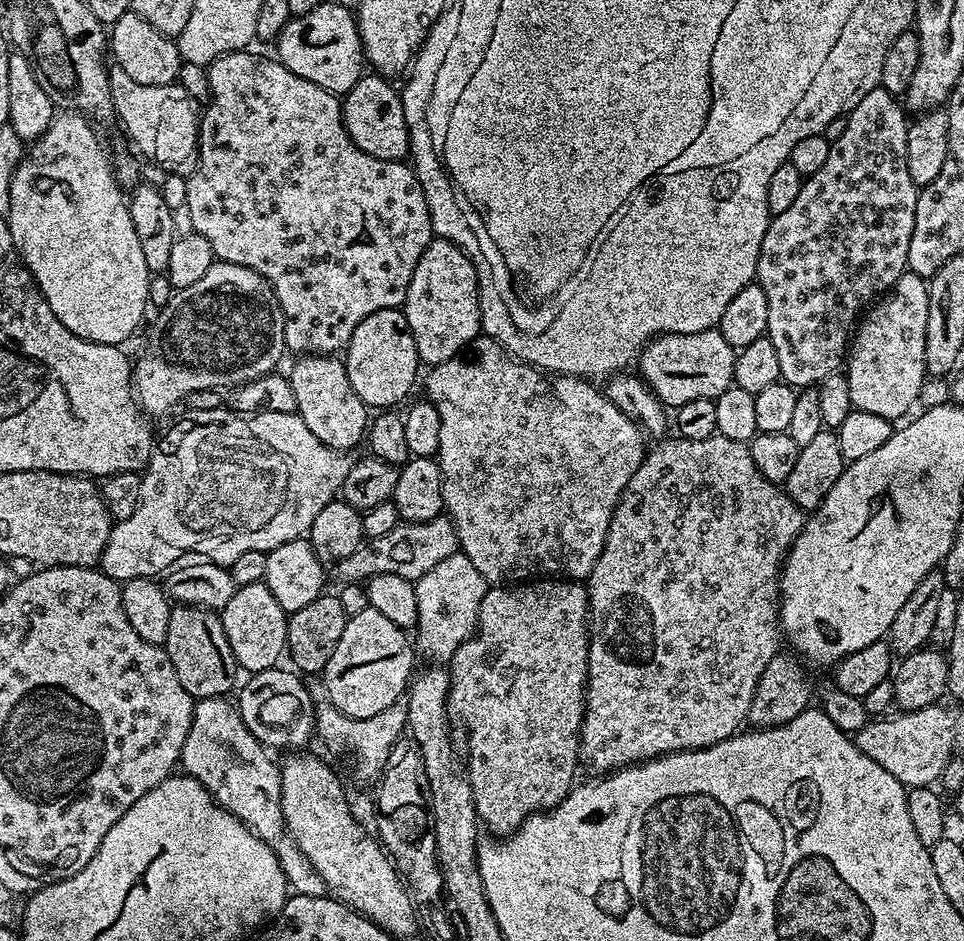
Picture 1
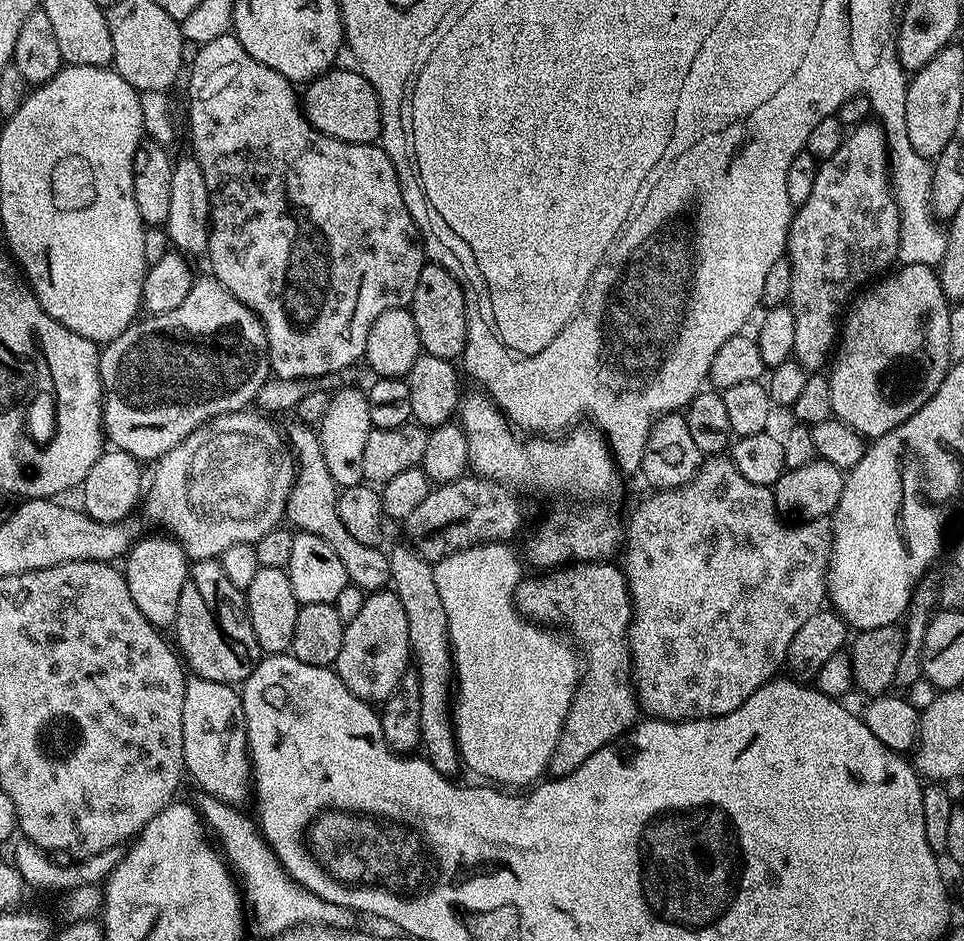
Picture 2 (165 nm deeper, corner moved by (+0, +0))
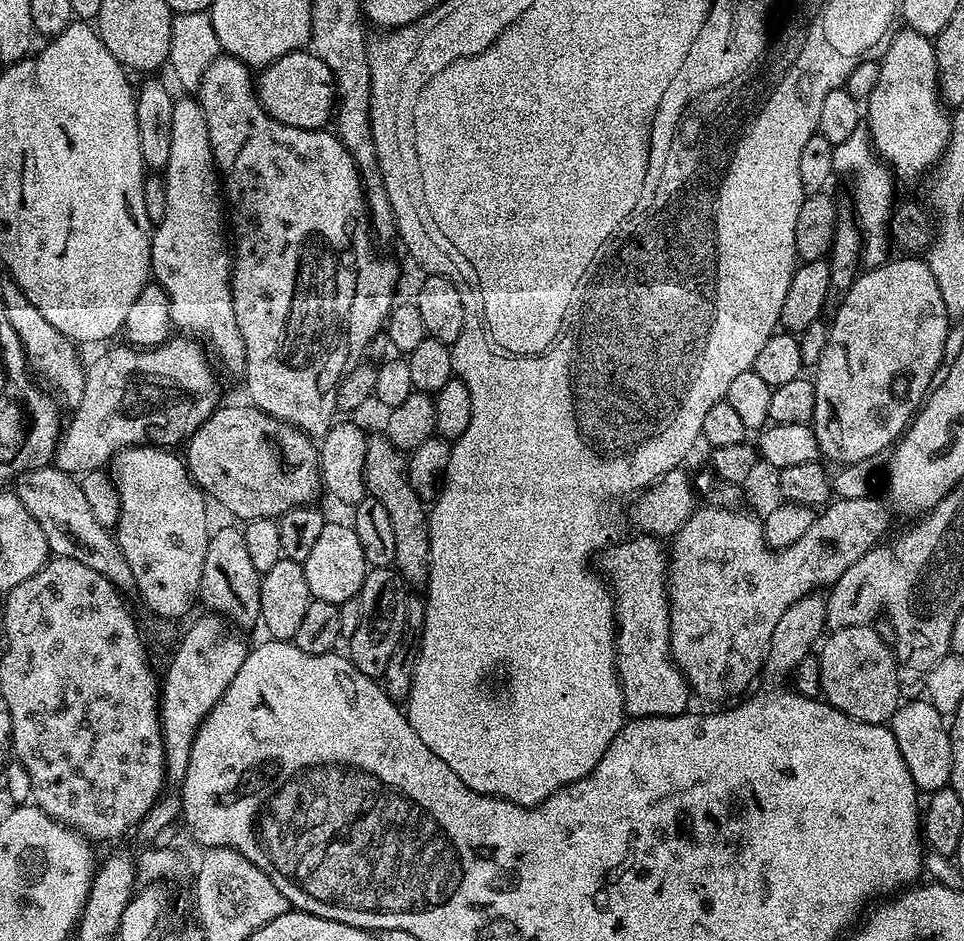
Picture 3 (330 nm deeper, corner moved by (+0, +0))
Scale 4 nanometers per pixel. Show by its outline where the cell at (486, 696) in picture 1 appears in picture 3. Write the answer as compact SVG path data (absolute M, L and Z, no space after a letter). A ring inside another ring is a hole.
M643 534L635 538L637 540L626 541L625 539L623 542L613 543L598 556L598 564L600 560L601 568L599 571L606 577L607 587L611 588L612 599L616 602L616 674L618 691L622 697L622 708L632 718L682 716L689 711L690 689L688 679L672 658L670 606L666 587L666 552L665 549L664 552L660 549L659 539Z

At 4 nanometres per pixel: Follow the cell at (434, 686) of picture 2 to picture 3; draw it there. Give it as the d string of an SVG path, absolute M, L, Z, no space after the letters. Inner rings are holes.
M383 434L369 435L366 442L366 470L364 486L367 495L378 498L394 529L395 569L404 578L405 585L427 585L428 563L430 562L430 534L428 533L428 514L425 501L414 494L408 477L408 461L405 453L388 441Z

